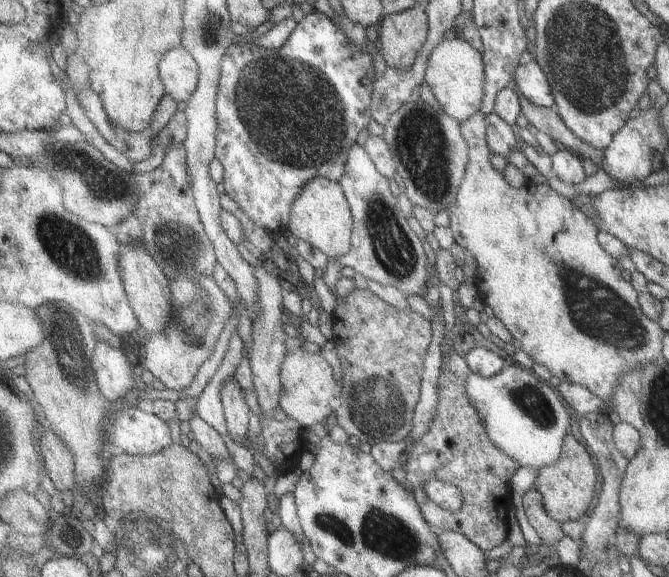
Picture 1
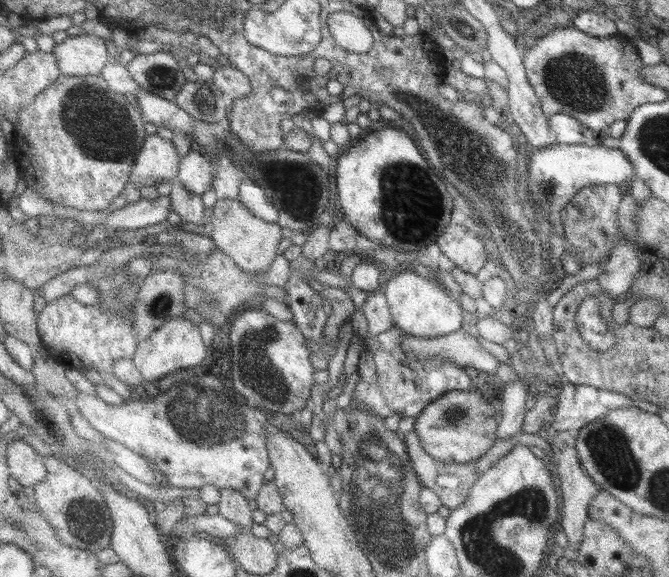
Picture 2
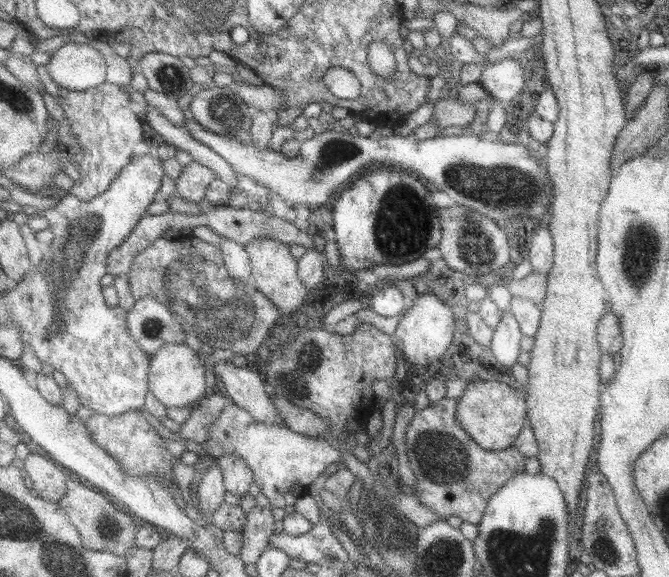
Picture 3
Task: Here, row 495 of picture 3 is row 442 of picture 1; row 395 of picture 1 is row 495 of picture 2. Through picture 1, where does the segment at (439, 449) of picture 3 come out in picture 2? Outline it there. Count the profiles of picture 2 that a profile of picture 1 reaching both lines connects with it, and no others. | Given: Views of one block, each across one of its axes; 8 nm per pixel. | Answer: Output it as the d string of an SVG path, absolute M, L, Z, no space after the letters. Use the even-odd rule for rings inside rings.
M408 432L403 436L403 442L408 445L409 457L412 458L413 468L426 489L432 490L441 502L450 510L464 503L468 492L480 475L477 475L476 465L445 464L425 452L424 446L417 434Z

